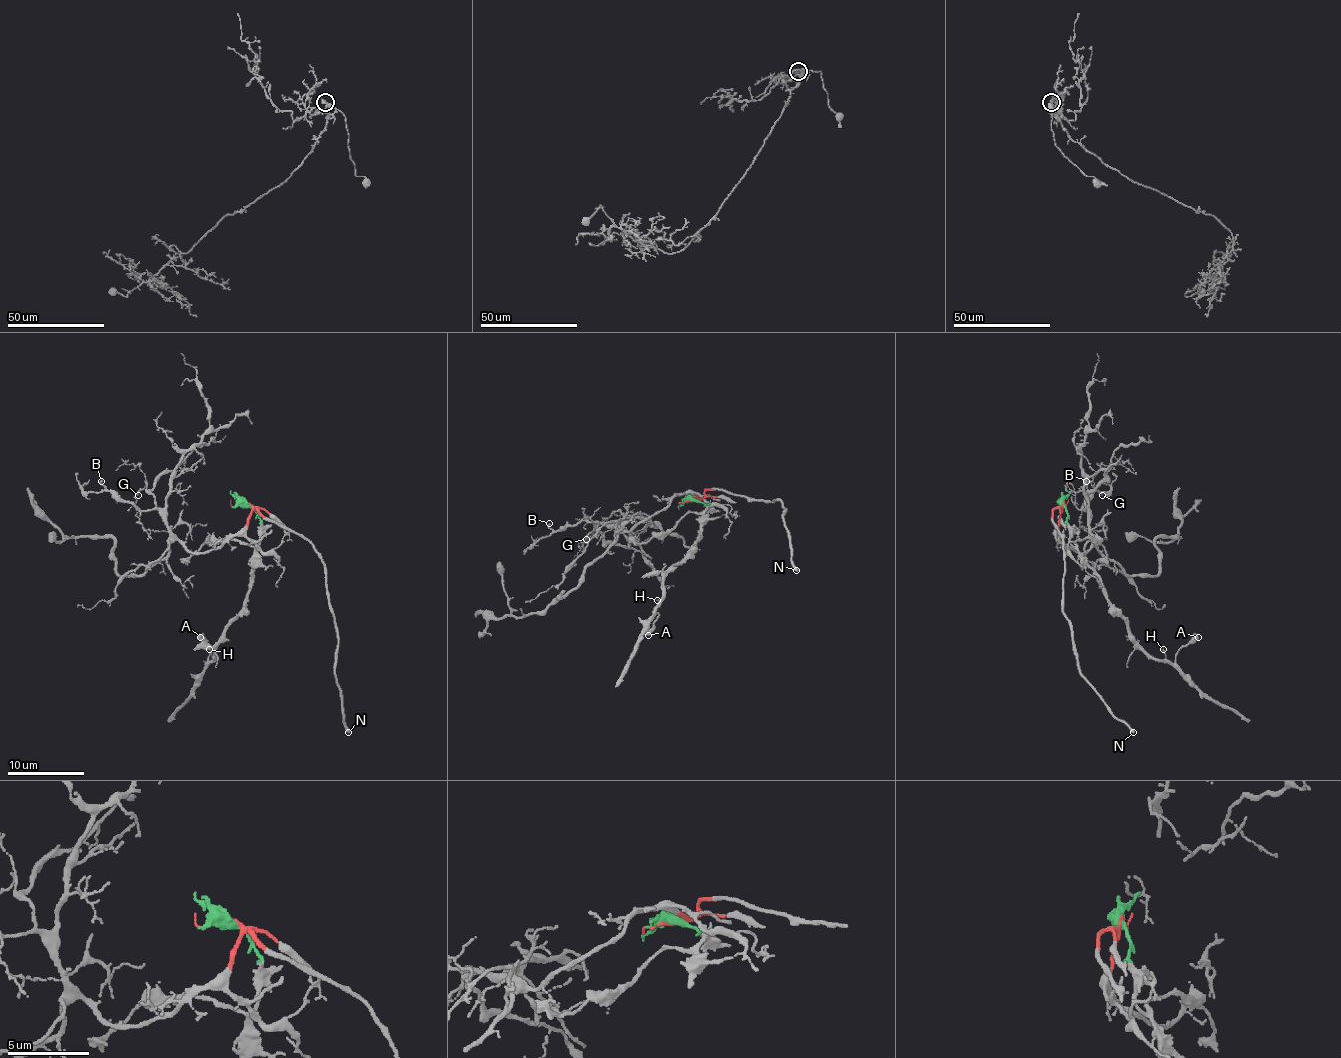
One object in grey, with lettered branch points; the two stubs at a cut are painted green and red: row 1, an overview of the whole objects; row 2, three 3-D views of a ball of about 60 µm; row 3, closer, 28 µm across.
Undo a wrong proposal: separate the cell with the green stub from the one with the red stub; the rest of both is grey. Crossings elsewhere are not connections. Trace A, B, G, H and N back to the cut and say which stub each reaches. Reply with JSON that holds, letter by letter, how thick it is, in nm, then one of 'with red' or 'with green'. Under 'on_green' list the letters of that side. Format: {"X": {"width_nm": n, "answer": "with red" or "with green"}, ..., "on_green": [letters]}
{"A": {"width_nm": 500, "answer": "with green"}, "B": {"width_nm": 120, "answer": "with red"}, "G": {"width_nm": 80, "answer": "with red"}, "H": {"width_nm": 110, "answer": "with green"}, "N": {"width_nm": 280, "answer": "with red"}, "on_green": ["A", "H"]}

